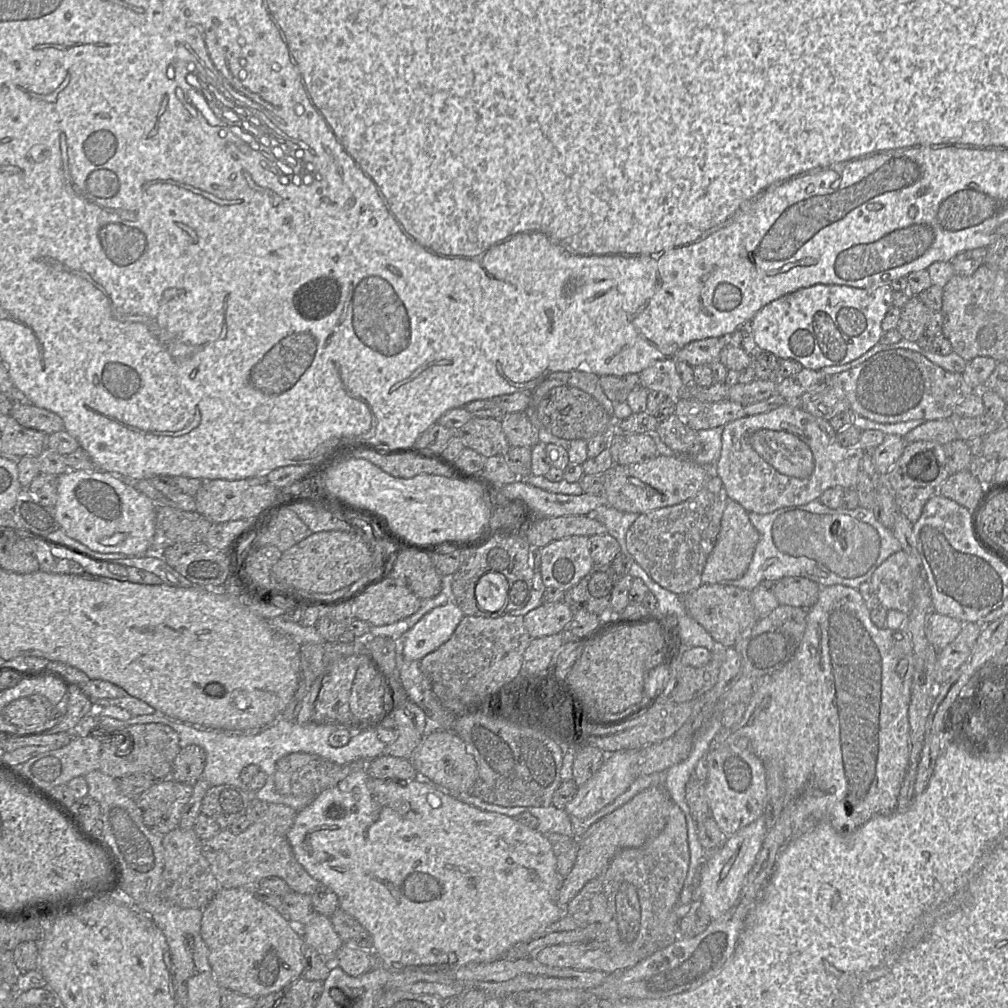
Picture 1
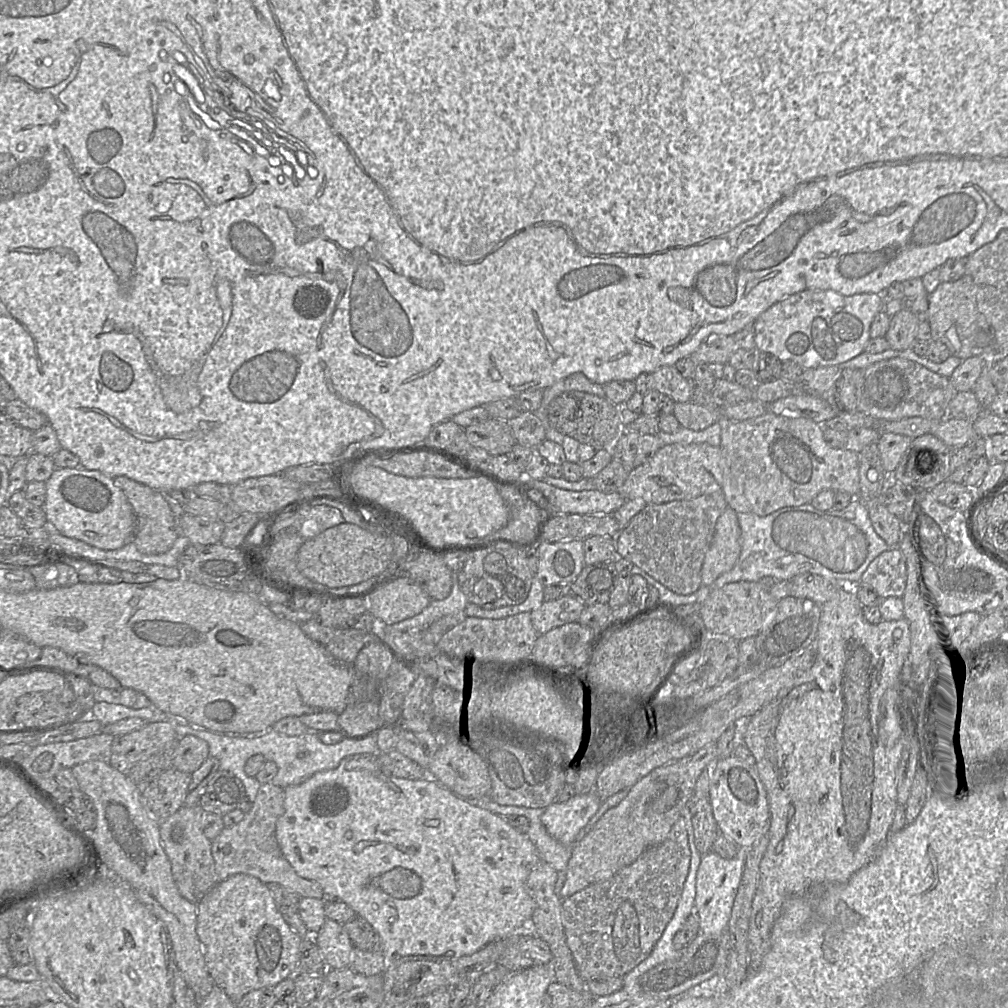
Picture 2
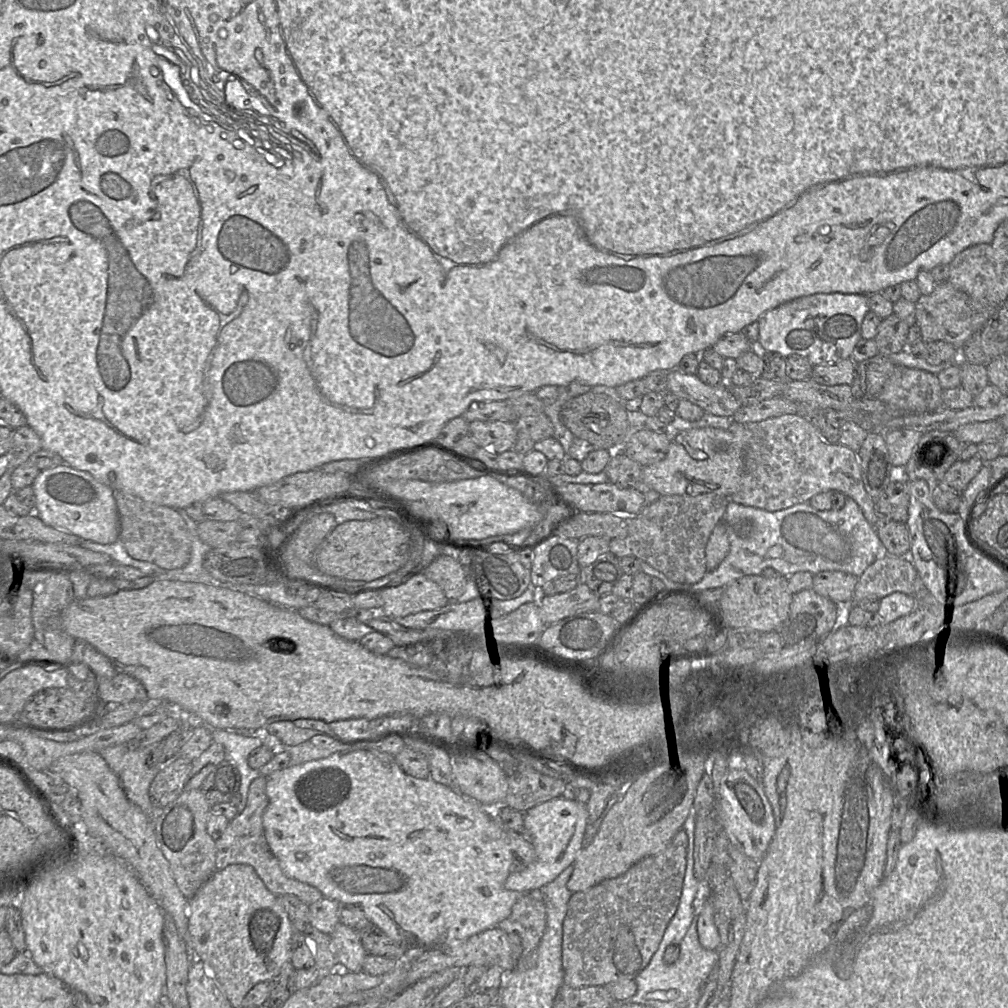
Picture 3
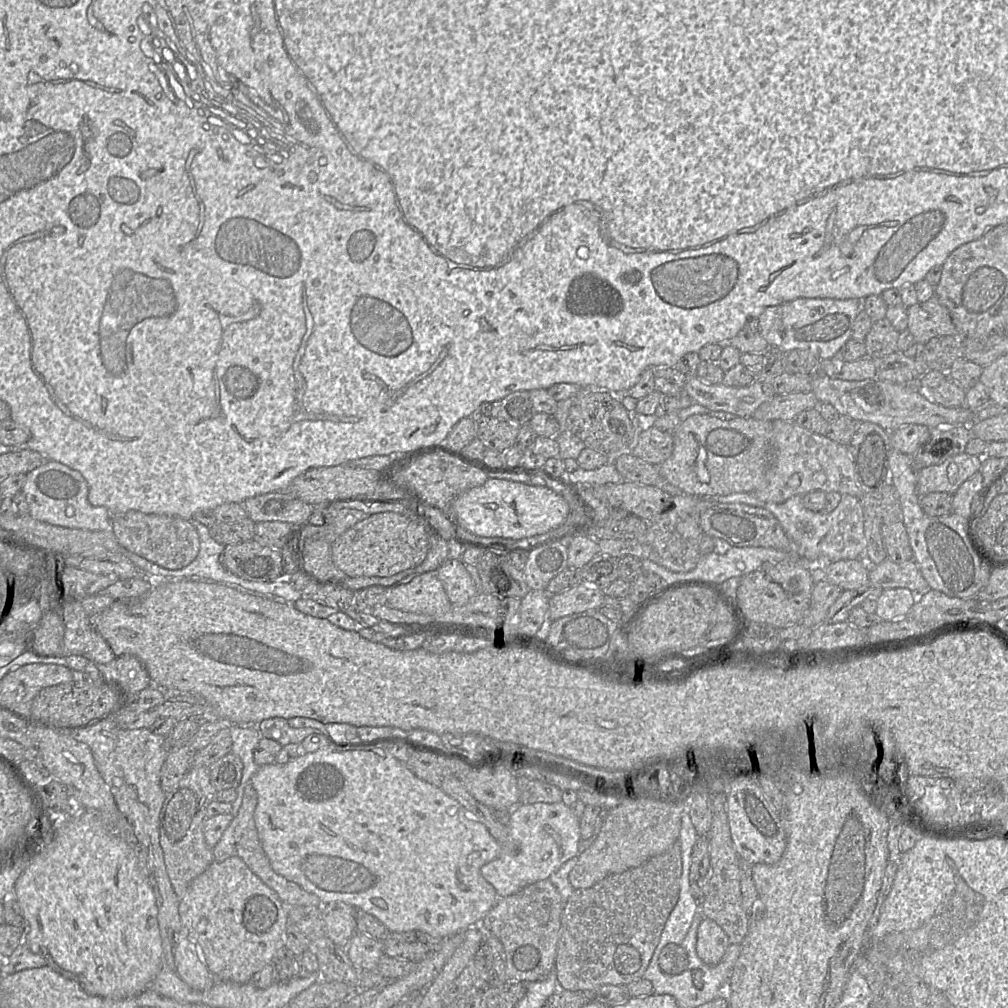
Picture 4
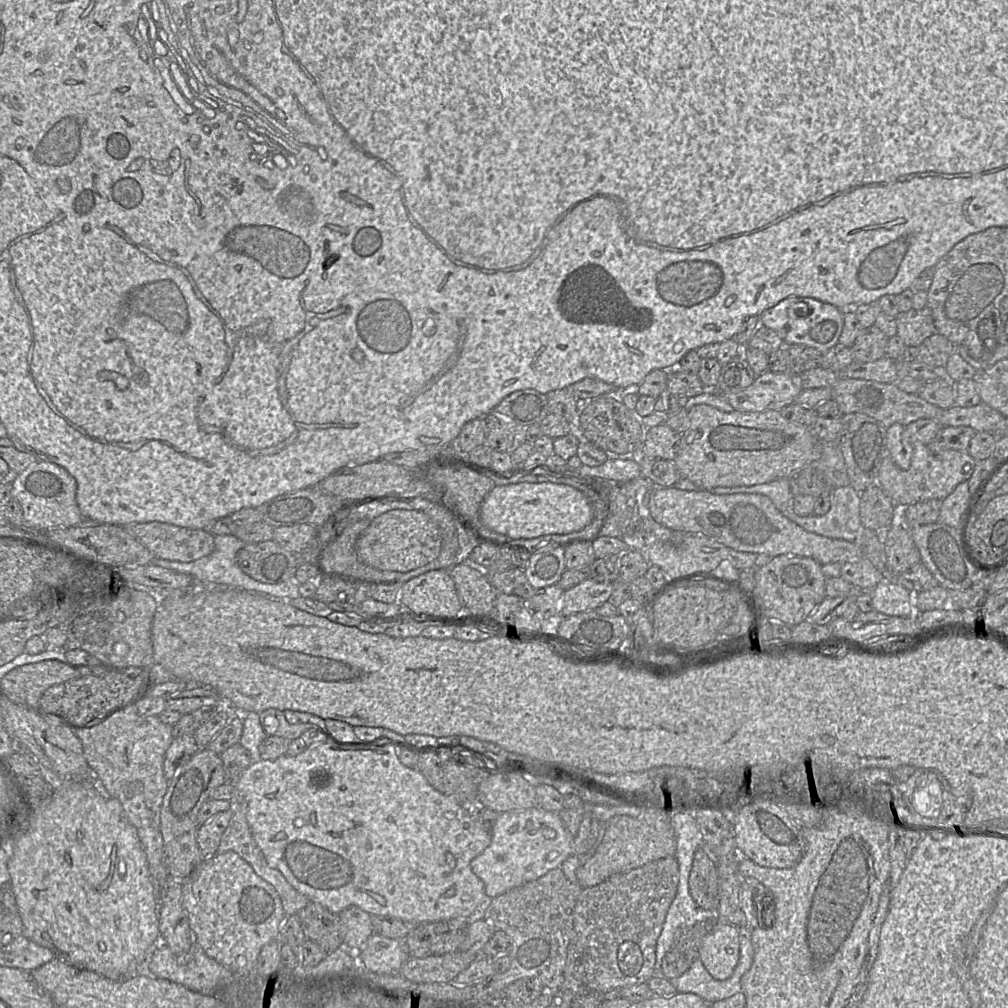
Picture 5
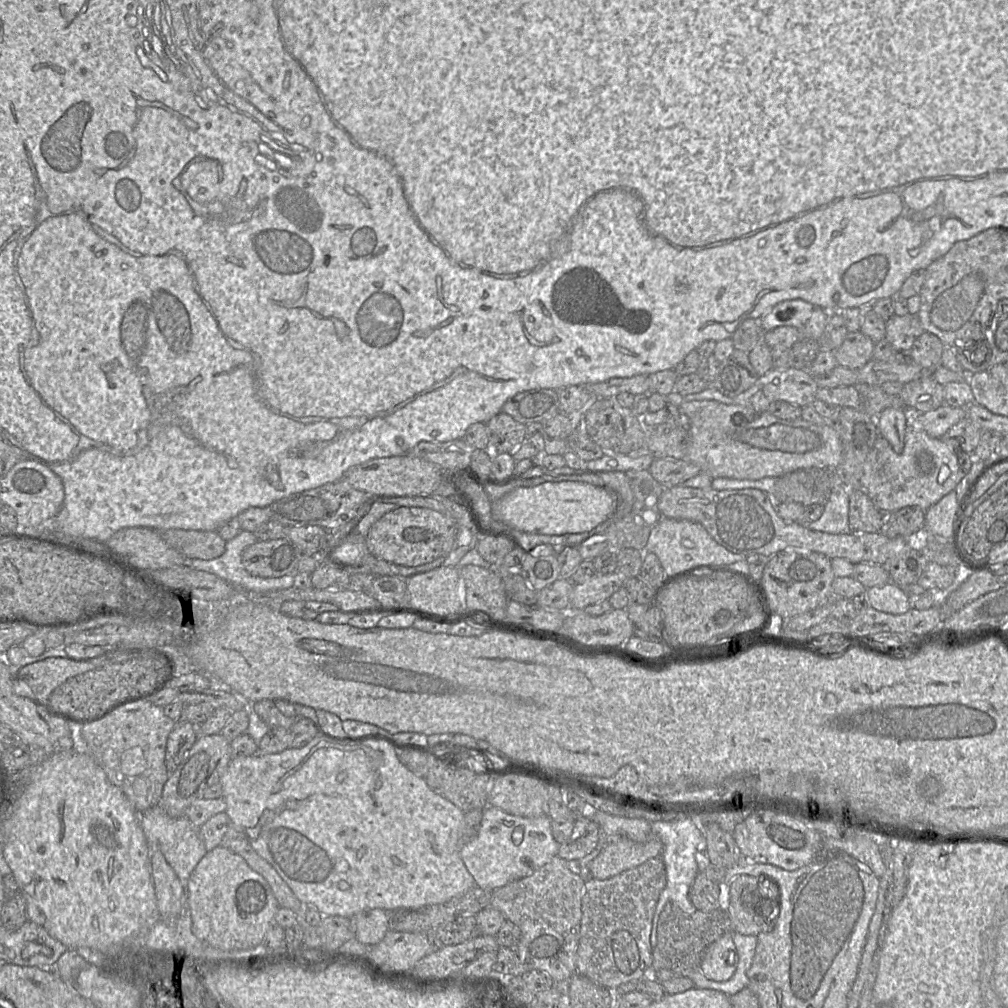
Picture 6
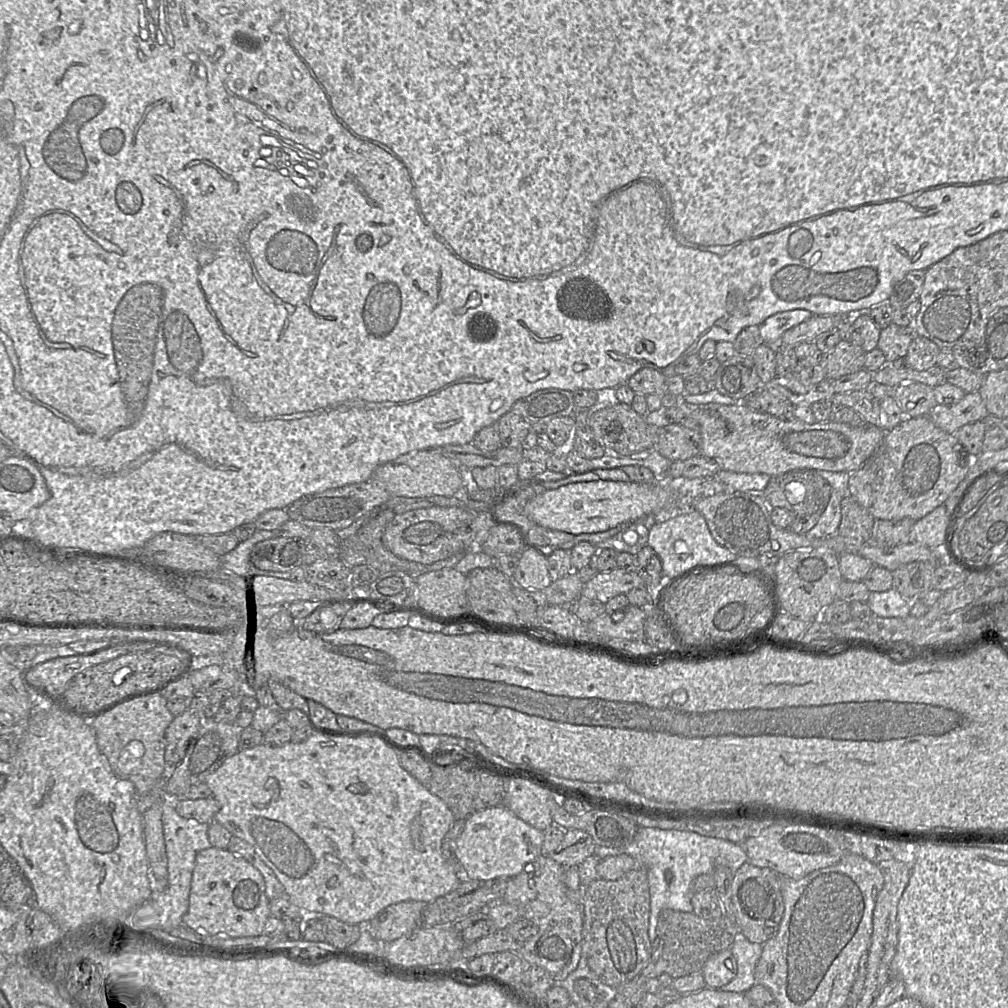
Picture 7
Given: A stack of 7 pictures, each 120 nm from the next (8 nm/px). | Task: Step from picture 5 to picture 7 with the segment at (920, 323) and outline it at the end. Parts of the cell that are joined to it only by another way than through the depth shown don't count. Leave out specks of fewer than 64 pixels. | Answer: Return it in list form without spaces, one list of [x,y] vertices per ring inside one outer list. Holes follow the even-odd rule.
[[[891,323],[884,329],[881,329],[877,348],[880,349],[887,363],[905,357],[908,347],[914,337],[917,336],[912,327],[902,327]]]

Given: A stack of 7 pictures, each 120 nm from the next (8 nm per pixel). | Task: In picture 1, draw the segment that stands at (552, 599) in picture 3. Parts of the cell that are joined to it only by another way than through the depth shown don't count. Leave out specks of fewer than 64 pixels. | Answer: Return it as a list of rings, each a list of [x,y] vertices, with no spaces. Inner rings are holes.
[[[564,602],[541,604],[524,616],[524,625],[532,639],[562,632],[574,611]]]

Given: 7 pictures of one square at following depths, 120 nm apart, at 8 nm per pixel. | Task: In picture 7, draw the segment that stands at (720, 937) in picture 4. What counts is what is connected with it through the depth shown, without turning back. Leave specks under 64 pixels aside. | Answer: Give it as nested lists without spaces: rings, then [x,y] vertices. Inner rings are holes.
[[[730,949],[712,955],[704,964],[701,973],[709,988],[719,989],[728,984],[737,973],[736,961]]]

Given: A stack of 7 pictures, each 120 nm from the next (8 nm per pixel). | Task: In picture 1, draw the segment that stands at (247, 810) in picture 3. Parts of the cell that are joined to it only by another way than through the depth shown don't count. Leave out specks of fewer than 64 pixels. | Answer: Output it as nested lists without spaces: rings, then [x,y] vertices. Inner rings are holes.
[[[269,804],[266,814],[242,833],[234,834],[229,829],[221,829],[215,836],[202,841],[202,853],[220,887],[257,886],[259,881],[272,876],[282,878],[291,891],[300,894],[310,895],[322,885],[297,861],[288,841],[288,832],[296,814],[297,811],[285,804]]]

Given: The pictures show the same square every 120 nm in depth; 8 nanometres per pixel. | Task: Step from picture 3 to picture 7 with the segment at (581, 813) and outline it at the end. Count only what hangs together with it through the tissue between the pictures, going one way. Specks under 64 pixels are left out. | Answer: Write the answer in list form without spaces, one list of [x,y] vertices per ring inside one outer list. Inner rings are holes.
[[[505,805],[480,810],[465,819],[461,834],[453,841],[453,853],[462,865],[462,877],[472,881],[511,878],[541,855],[544,834],[517,817]]]

